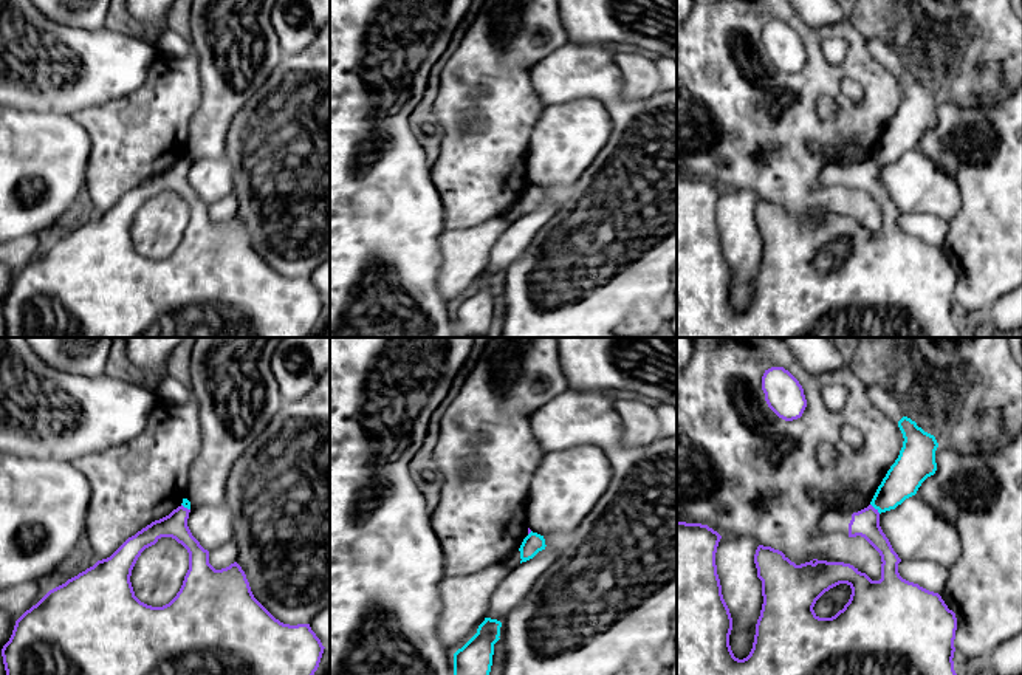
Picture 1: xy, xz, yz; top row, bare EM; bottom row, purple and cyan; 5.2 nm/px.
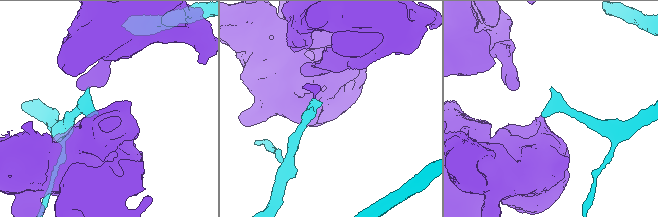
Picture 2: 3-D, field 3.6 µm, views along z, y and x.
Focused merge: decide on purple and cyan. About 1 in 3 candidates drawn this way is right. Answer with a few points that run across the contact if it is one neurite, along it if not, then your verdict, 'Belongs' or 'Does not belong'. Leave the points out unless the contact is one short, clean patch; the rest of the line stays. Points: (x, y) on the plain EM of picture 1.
Line: yz (871, 157), (880, 166). Does not belong

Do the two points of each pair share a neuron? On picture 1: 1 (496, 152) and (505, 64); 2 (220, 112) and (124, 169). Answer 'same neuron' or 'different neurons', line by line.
1: same neuron
2: different neurons

